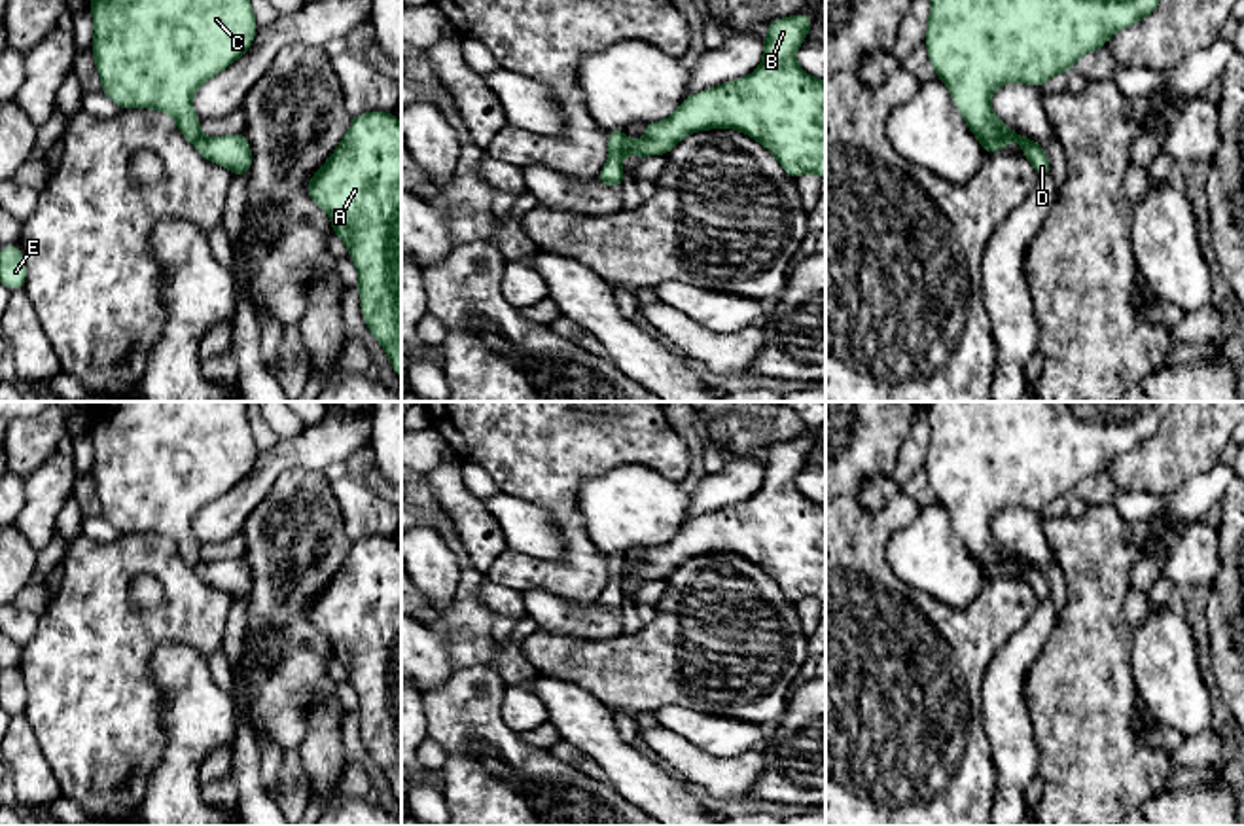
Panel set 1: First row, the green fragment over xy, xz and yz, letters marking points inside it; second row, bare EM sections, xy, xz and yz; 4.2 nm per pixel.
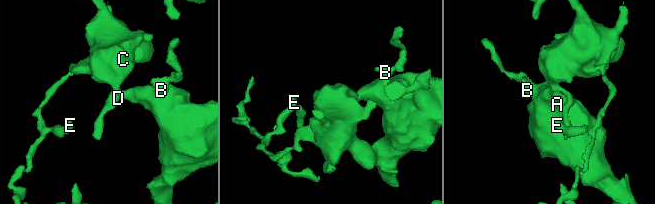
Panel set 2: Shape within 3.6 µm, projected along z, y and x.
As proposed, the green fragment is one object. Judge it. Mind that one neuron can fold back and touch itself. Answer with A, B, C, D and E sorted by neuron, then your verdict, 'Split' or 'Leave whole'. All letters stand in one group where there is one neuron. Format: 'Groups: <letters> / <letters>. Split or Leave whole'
Groups: A B / C D E. Split

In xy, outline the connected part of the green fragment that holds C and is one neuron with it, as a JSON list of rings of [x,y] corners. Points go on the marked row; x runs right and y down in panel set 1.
[[[91,0],[100,91],[119,108],[170,114],[195,144],[195,91],[240,59],[258,23],[250,0]]]

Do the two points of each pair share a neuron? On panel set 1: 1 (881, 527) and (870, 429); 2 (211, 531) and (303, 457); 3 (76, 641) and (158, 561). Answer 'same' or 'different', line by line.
1: same
2: same
3: same

